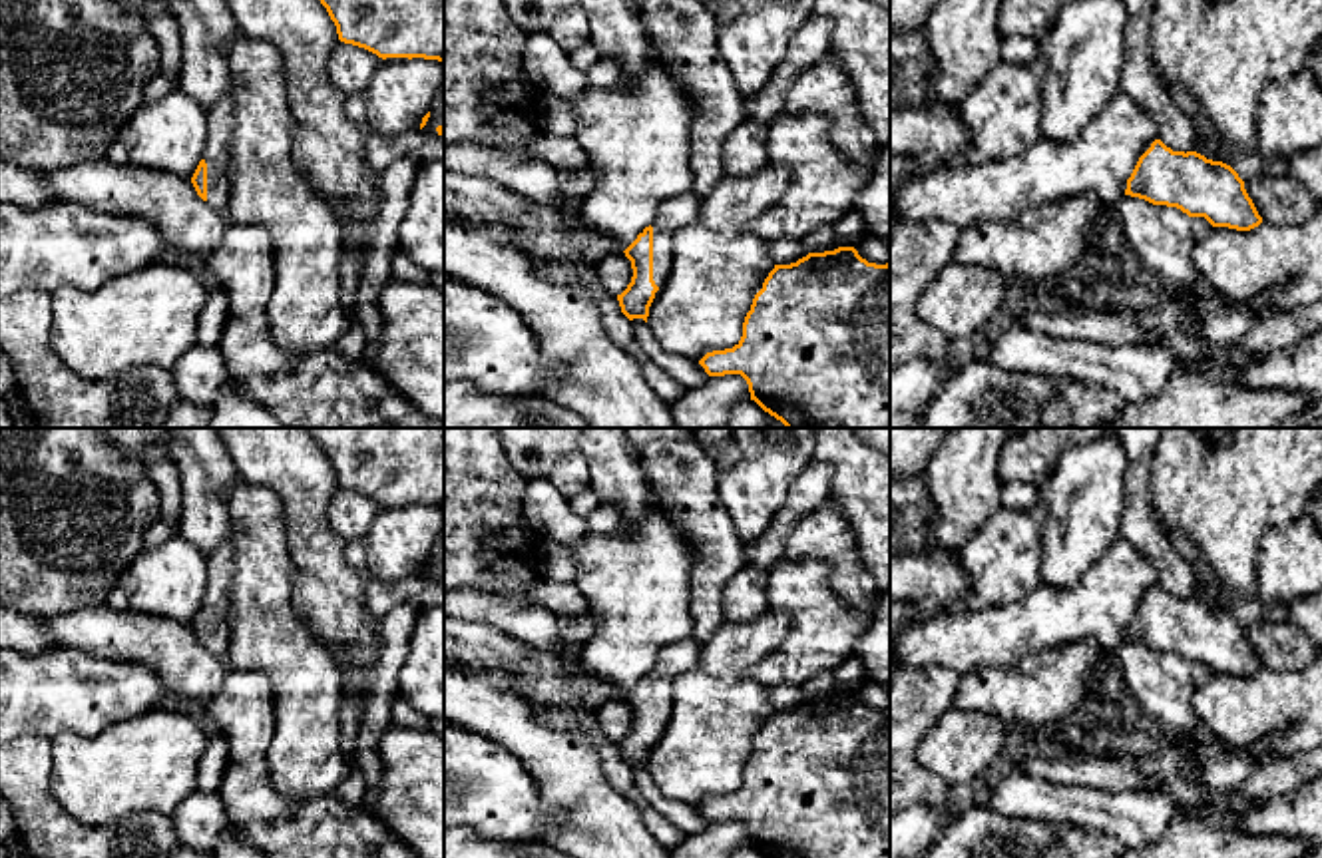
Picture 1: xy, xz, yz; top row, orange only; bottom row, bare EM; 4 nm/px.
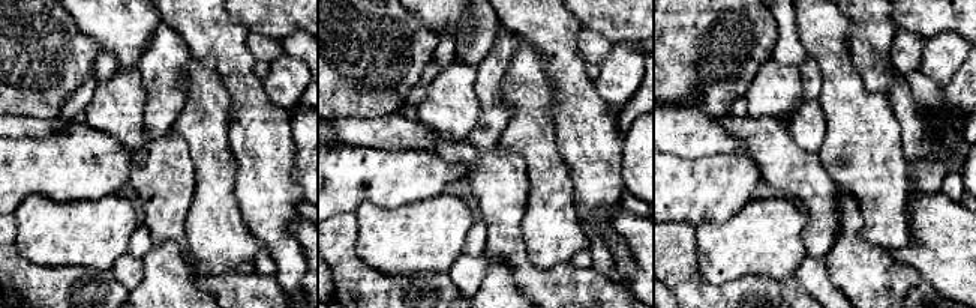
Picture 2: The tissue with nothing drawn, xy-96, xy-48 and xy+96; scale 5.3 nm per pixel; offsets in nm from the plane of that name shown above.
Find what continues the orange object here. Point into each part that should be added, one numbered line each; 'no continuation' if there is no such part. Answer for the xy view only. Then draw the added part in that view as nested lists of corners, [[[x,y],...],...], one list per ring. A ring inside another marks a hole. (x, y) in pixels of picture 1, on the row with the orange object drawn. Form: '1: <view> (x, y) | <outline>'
1: xy (220, 118) | [[[227,90],[207,111],[207,141],[203,159],[207,163],[207,205],[225,211],[231,193],[231,139],[235,104]]]

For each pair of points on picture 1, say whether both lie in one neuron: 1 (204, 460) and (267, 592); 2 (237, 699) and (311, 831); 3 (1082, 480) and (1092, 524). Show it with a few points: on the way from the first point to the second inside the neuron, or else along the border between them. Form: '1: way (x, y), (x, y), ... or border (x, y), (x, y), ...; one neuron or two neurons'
1: border (239, 478), (223, 490), (229, 534); two neurons
2: way (247, 735), (247, 783), (275, 811); one neuron
3: way (1084, 490), (1084, 514); one neuron

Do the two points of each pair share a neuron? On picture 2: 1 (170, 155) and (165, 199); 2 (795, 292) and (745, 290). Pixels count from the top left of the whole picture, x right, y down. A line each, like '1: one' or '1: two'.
1: one
2: two

